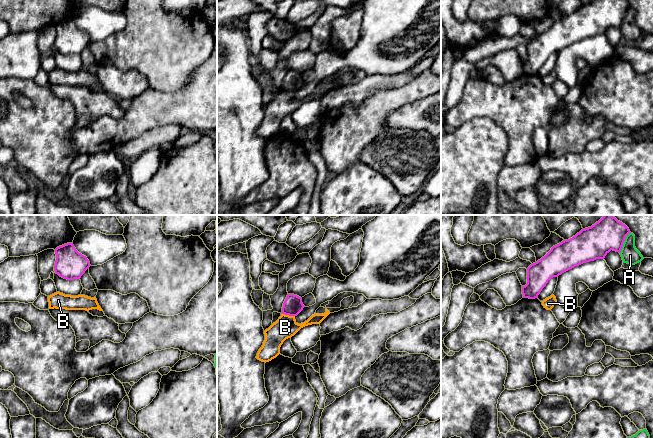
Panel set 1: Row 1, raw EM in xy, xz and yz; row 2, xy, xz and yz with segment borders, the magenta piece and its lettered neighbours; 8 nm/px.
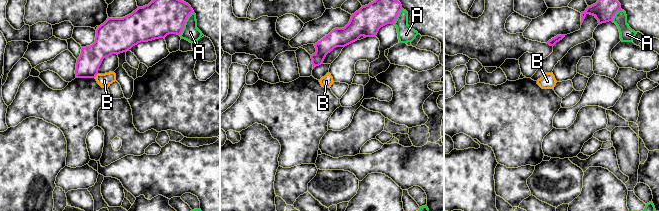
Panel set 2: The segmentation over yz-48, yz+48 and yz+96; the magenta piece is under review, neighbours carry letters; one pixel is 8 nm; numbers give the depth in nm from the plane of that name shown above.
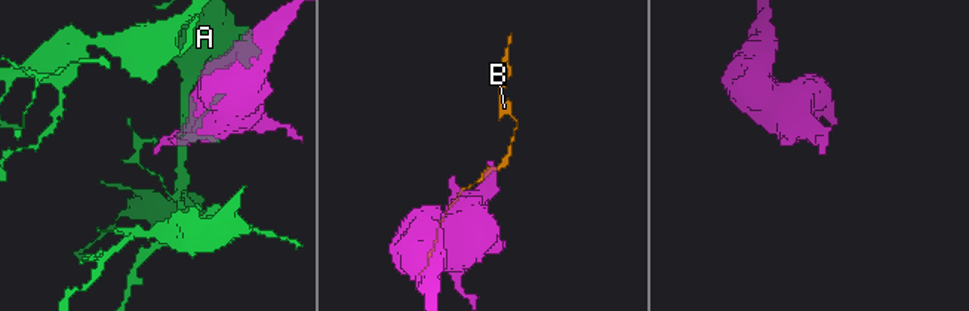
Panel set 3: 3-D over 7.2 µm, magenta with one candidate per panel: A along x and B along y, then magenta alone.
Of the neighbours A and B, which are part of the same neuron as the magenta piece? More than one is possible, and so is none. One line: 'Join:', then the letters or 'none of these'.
Join: none of these

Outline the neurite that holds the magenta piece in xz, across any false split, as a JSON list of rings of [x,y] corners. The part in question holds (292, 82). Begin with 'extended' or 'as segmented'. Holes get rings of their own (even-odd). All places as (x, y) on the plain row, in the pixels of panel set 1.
as segmented | [[[288,70],[283,79],[282,90],[297,92],[304,83],[301,73],[294,70]]]

